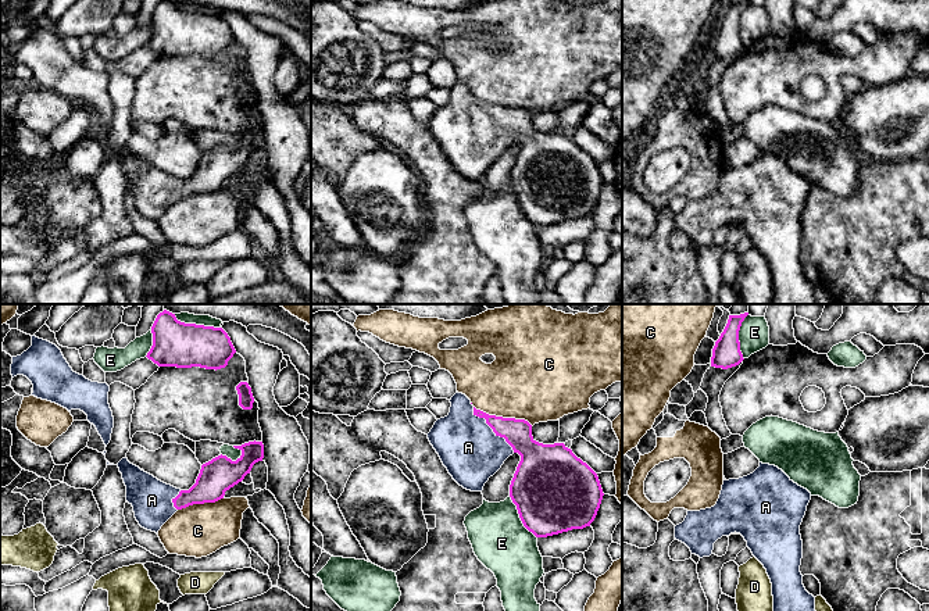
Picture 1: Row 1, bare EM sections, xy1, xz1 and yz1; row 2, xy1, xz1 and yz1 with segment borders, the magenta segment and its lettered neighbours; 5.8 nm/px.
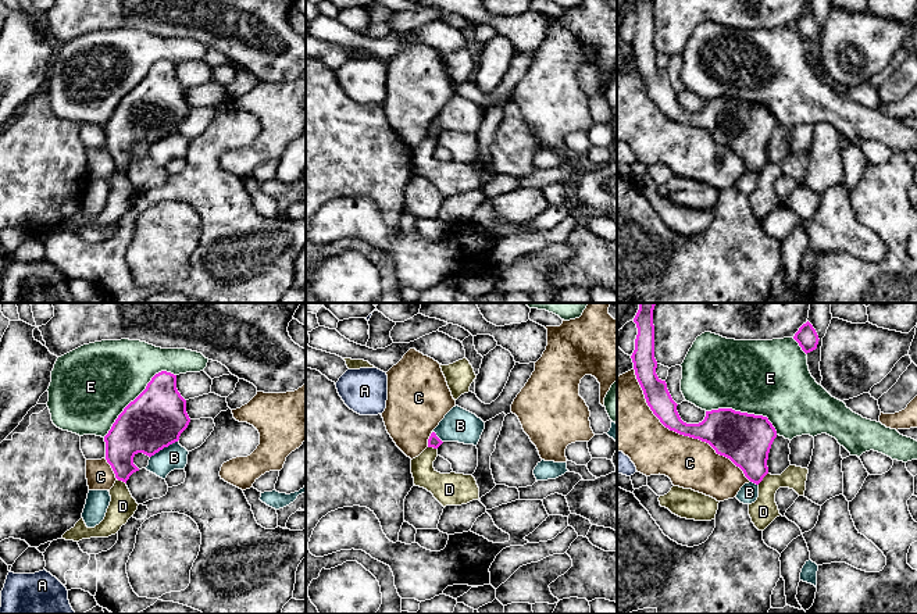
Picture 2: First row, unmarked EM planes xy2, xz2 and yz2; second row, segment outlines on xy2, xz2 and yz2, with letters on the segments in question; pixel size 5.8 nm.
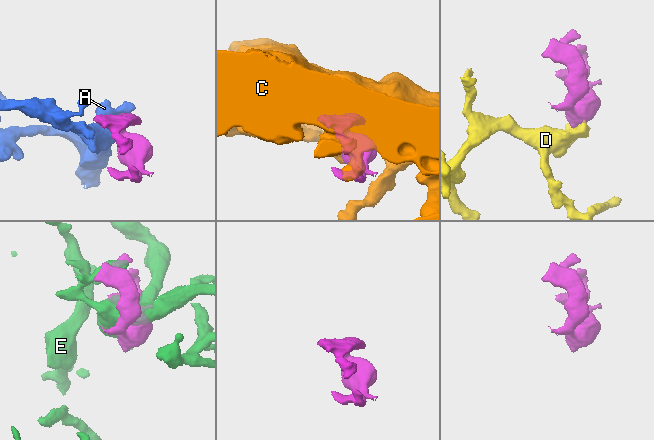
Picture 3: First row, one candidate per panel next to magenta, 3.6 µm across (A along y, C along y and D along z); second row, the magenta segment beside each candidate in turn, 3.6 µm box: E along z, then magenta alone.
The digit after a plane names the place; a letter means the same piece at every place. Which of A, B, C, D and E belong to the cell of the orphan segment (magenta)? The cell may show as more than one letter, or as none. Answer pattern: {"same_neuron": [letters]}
{"same_neuron": ["A"]}

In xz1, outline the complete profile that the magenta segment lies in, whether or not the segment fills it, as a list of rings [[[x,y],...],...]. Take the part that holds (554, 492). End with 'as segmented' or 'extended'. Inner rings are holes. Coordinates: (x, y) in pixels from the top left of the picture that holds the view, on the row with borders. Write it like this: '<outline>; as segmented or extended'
[[[457,392],[450,403],[449,415],[435,422],[428,439],[460,486],[471,492],[482,492],[504,461],[518,453],[521,461],[510,485],[510,497],[517,505],[524,526],[536,537],[590,526],[604,493],[597,474],[571,449],[564,443],[536,442],[528,421],[489,415],[476,410],[462,393]]]; extended

